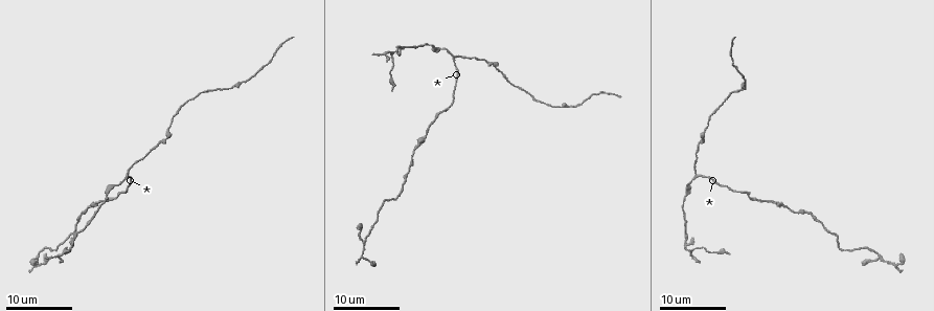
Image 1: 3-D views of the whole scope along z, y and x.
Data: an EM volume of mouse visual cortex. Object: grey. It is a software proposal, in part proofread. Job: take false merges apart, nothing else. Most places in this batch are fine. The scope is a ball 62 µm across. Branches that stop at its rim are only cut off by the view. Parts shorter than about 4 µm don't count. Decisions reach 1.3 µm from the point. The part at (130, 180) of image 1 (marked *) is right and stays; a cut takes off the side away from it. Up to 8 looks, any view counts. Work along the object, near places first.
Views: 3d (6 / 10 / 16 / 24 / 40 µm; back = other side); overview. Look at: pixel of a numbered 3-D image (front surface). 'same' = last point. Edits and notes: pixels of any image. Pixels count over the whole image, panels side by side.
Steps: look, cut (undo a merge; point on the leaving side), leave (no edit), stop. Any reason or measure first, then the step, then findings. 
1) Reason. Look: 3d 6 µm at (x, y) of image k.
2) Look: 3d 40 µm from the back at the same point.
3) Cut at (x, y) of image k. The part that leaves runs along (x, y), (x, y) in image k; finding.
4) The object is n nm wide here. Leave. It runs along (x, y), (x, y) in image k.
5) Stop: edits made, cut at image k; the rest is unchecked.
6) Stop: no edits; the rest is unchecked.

Look: 3d 16 µm at (434, 45) of image 1.

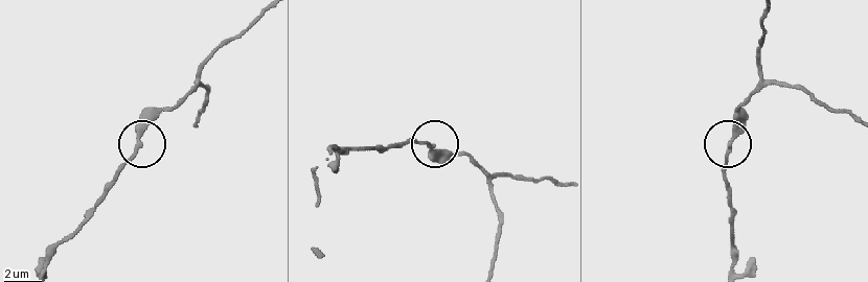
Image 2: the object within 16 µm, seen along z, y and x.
Look: 3d 10 µm at (138, 143) of image 2.

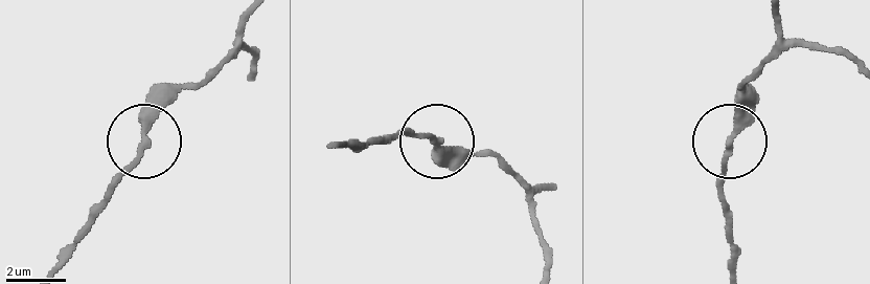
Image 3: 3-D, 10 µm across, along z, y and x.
Leave. It runs along (249, 61), (239, 48), (182, 93), (94, 203) in image 3; all the same cell.

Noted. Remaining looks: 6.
Three arms meet. Look: 3d 24 µm at (453, 56) of image 1.

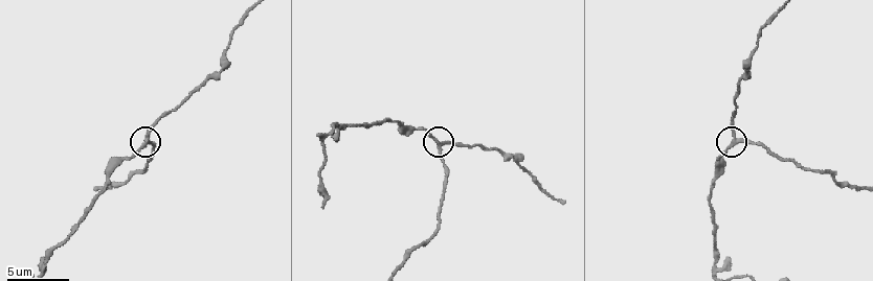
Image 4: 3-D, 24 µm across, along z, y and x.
Look: 3d 10 µm at (734, 139) of image 4.

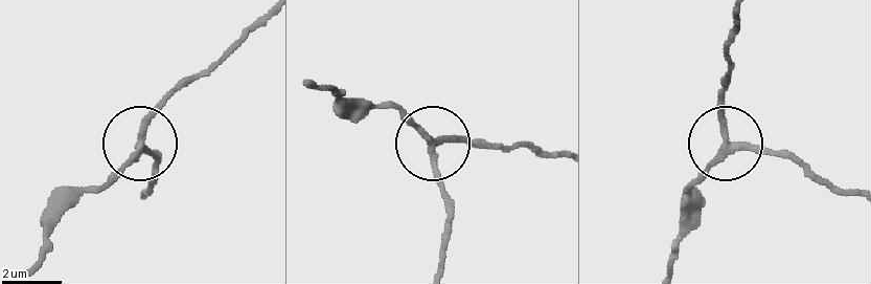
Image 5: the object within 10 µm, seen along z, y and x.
Leave. It runs along (800, 164), (728, 149), (685, 187) in image 5; one cell here.

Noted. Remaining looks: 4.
Thick turns thin. Look: 3d 24 µm at (818, 219) of image 1.

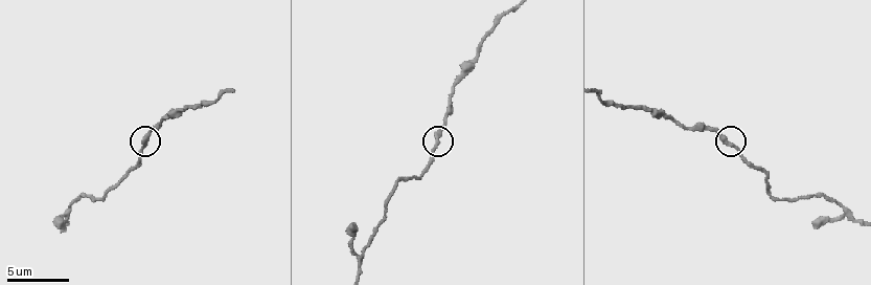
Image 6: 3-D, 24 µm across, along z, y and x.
Look: 3d 10 µm at (435, 142) of image 6.

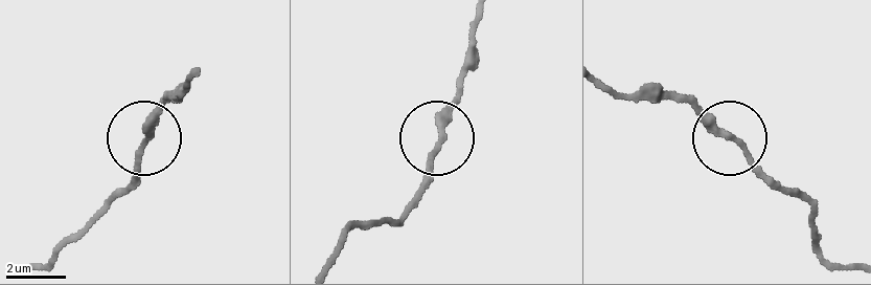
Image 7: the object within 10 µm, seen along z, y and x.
Leave. It runs along (193, 78), (154, 123), (136, 188) in image 7; one cell here.

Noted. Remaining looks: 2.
Thick turns thin. Look: 3d 16 µm at (462, 80) of image 6.

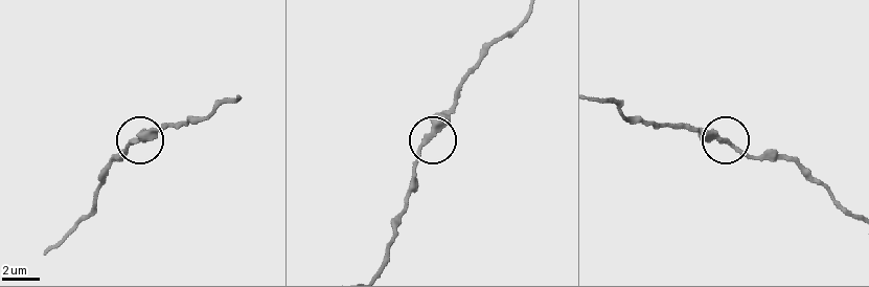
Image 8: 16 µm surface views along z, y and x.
Leave. It runs along (598, 98), (632, 117), (679, 123), (715, 133), (756, 158) in image 8; all the same cell.

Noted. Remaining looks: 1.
Stop: no edits; the rest is unchecked.

